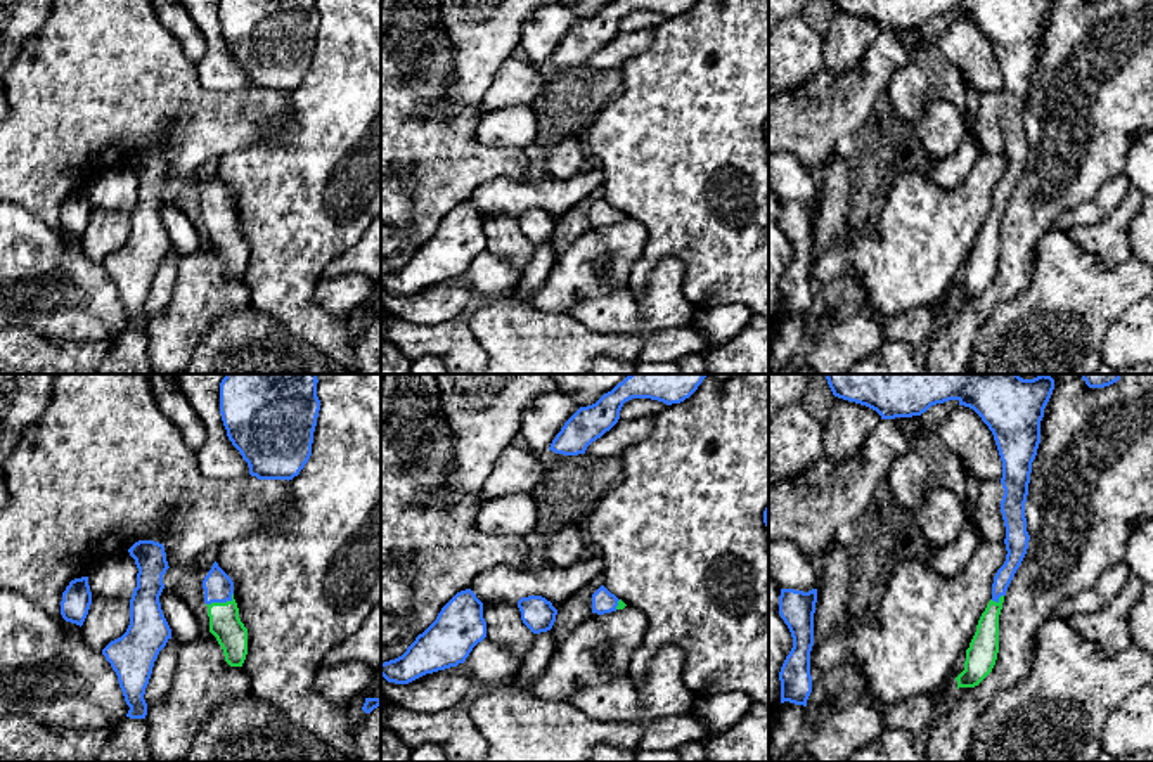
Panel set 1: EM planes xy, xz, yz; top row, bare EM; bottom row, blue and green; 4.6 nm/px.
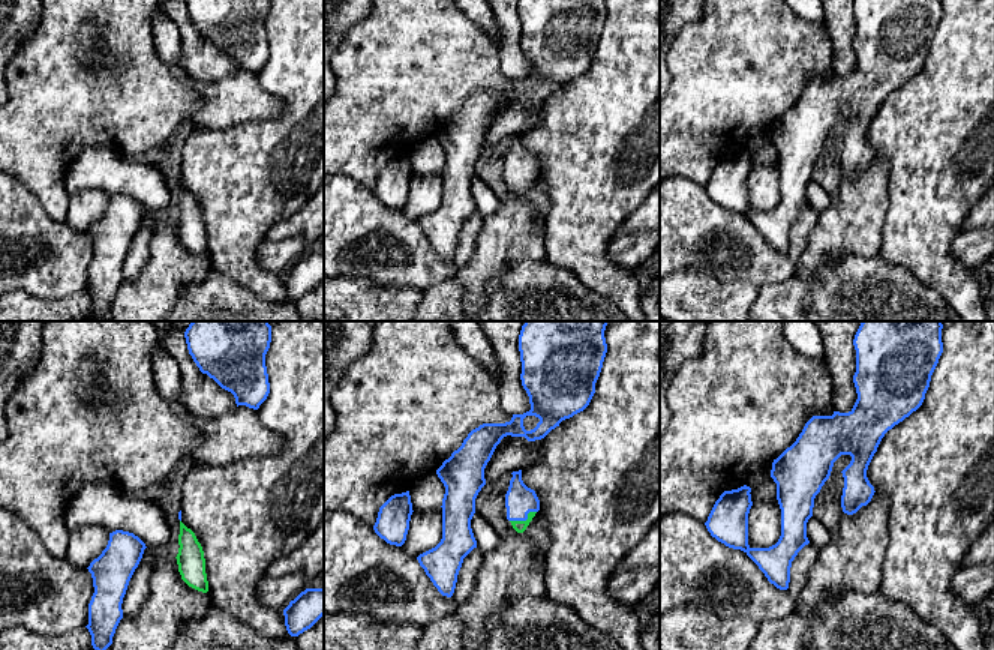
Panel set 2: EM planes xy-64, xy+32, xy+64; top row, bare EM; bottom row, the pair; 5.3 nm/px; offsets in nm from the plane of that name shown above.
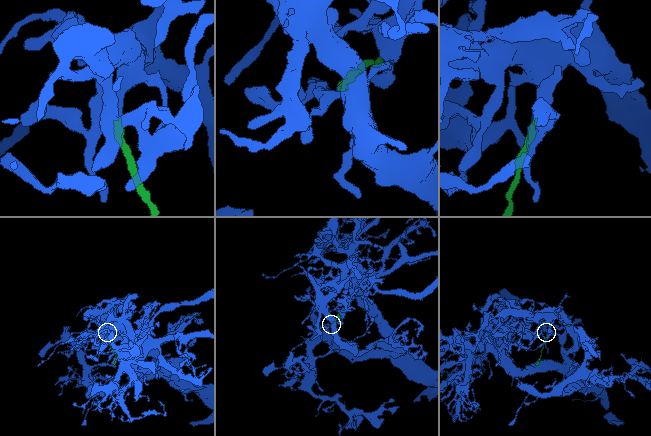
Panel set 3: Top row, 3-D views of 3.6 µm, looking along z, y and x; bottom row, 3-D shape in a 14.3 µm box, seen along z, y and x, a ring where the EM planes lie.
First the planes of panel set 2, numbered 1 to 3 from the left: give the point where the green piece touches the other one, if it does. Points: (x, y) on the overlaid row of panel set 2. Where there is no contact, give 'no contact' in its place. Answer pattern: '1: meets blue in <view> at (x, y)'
1: no contact
2: meets blue in xy+32 at (523, 520)
3: no contact

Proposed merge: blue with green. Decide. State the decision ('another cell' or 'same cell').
same cell

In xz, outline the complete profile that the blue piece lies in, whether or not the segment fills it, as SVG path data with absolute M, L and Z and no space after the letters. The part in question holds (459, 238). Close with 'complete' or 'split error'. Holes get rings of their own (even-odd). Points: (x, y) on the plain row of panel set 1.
M471 201L461 203L402 268L381 275L381 287L388 294L409 296L426 286L457 279L485 249L483 215Z; complete

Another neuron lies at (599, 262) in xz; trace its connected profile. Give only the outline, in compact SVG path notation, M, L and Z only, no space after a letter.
M634 218L592 225L557 255L545 282L531 296L533 305L544 312L564 312L576 301L627 287L646 242L647 230Z

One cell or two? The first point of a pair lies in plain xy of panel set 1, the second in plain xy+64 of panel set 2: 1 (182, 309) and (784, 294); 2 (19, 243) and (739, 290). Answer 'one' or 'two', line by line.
1: two
2: two

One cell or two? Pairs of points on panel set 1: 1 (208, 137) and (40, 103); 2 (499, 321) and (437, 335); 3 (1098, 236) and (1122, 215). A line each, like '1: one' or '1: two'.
1: one
2: two
3: one

